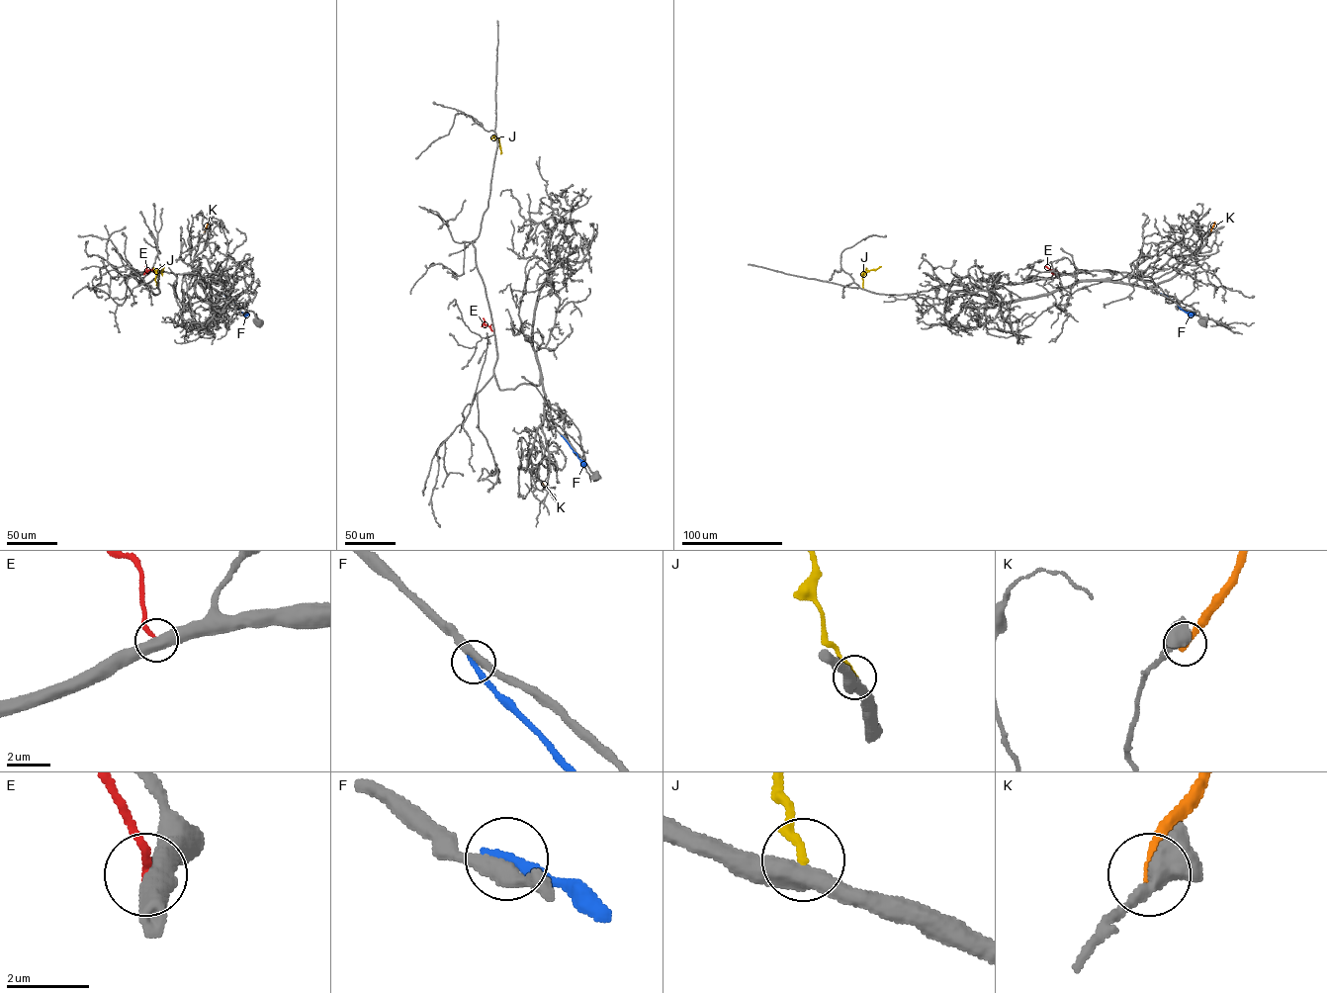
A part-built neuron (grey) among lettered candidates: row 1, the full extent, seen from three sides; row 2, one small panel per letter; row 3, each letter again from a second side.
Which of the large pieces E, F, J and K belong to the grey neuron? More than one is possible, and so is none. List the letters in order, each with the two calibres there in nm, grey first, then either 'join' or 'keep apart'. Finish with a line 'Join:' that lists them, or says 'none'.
E: 500 nm thick on the grey side, 190 nm on the other; keep apart
F: 360 nm thick on the grey side, 320 nm on the other; keep apart
J: 500 nm thick on the grey side, 180 nm on the other; keep apart
K: 500 nm thick on the grey side, 320 nm on the other; keep apart
Join: none

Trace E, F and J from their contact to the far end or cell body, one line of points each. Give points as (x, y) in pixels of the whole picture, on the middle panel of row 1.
E: (493, 331), (485, 323), (484, 317)
F: (560, 434), (584, 467)
J: (496, 135), (492, 135), (499, 143), (500, 153)

